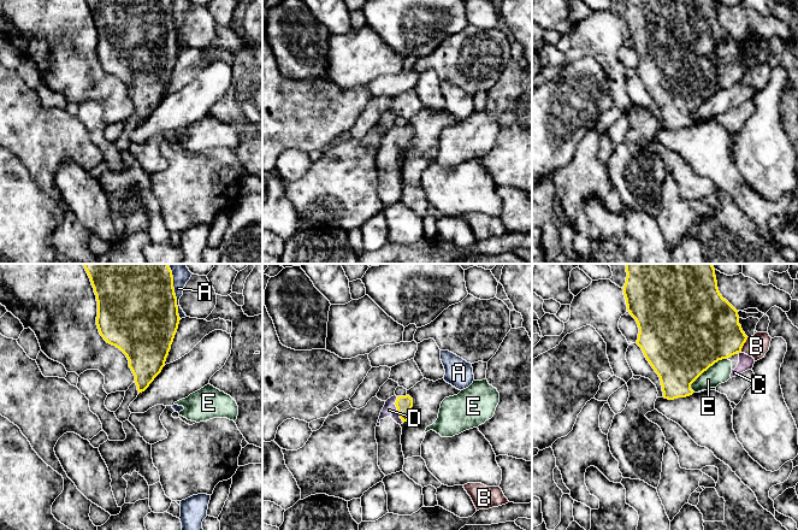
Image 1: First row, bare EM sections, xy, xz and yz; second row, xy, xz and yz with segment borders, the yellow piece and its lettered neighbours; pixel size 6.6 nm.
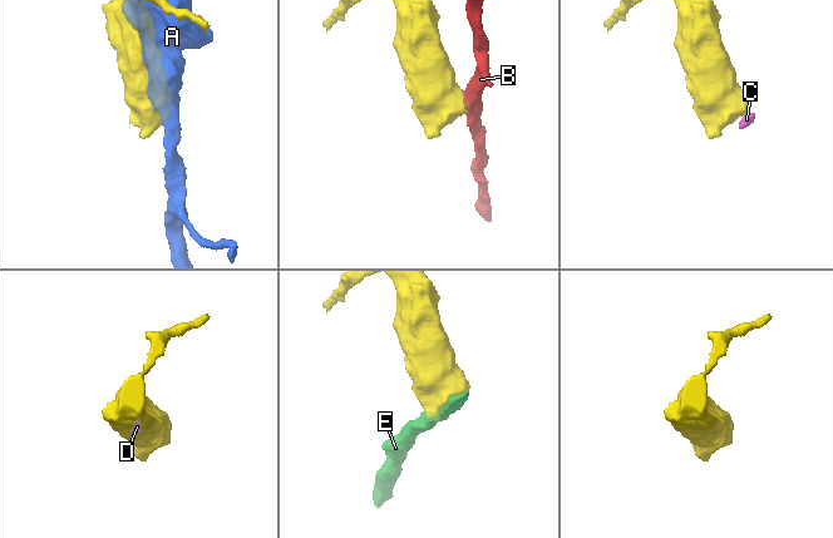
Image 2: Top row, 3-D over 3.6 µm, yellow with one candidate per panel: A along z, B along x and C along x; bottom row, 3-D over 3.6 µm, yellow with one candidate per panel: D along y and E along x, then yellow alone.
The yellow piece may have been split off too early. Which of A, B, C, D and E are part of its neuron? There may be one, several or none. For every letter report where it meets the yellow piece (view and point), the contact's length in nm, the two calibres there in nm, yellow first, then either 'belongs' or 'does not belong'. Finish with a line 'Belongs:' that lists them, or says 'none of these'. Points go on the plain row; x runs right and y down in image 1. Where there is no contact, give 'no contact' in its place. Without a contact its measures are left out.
A: meets yellow in xy at (175, 24); contact 340 nm long; 500 nm thick on the yellow side, 100 nm on the other; does not belong
B: meets yellow in yz at (743, 75); contact 110 nm long; 420 nm thick on the yellow side, 150 nm on the other; does not belong
C: meets yellow in yz at (739, 82); contact 30 nm long; 420 nm thick on the yellow side, 100 nm on the other; does not belong
D: meets yellow in xz at (397, 140); contact 180 nm long; 110 nm thick on the yellow side, 90 nm on the other; belongs
E: meets yellow in yz at (707, 99); contact 320 nm long; 500 nm thick on the yellow side, 140 nm on the other; does not belong
Belongs: D

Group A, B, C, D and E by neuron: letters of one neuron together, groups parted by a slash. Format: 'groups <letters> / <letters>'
groups A / B / C E / D

